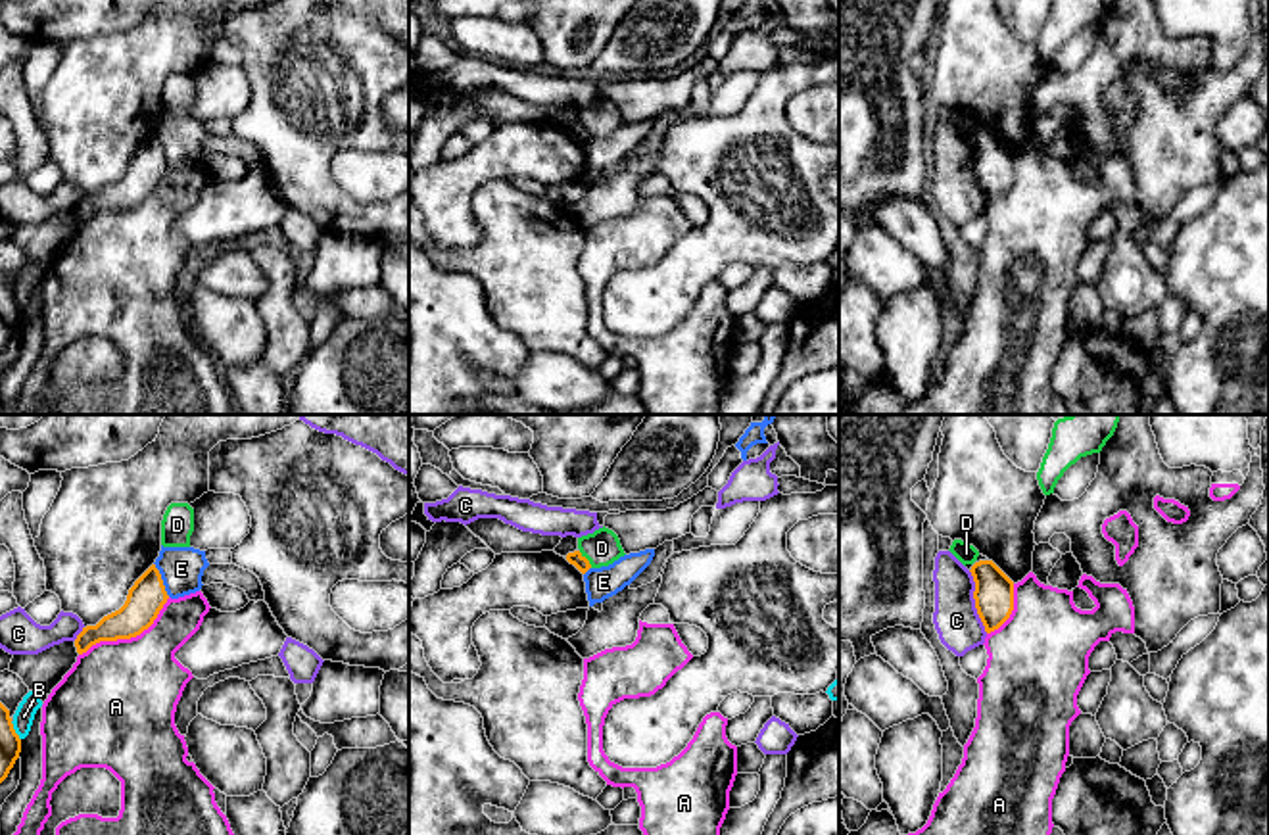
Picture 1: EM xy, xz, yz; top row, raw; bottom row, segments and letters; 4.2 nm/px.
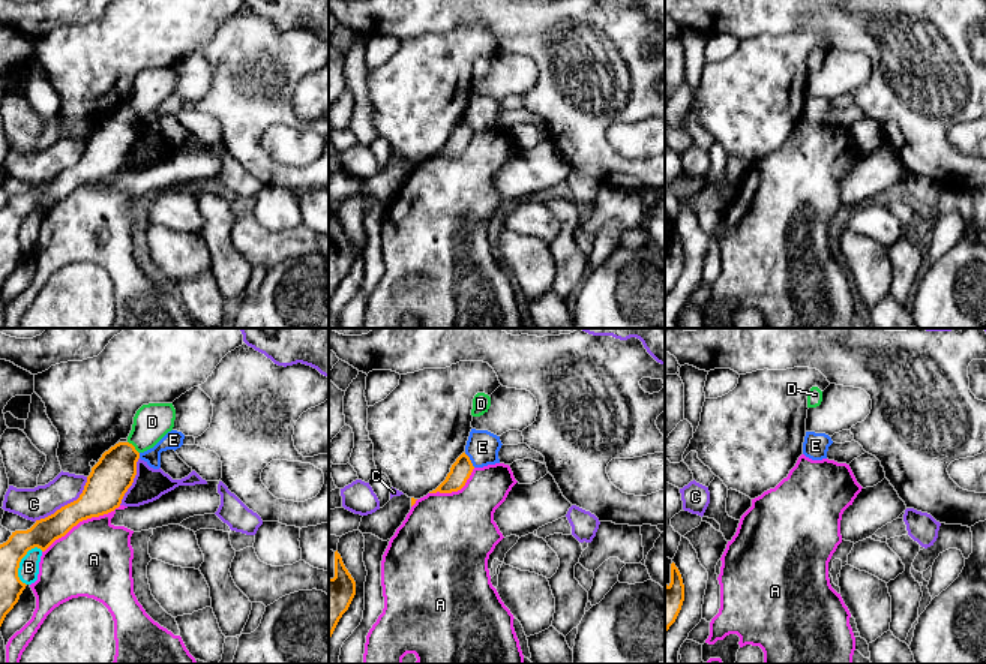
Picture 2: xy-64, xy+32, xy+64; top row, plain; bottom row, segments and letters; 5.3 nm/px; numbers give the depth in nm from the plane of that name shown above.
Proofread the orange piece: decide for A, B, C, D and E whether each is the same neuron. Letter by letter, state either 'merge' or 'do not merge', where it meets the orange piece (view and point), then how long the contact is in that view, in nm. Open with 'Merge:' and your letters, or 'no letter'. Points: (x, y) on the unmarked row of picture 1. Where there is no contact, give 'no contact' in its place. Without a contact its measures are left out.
Merge: no letter
A: do not merge; contact xy (127, 208); length 460 nm
B: do not merge; contact xy (14, 302); length 90 nm
C: do not merge; contact yz (976, 171); length 280 nm
D: do not merge; contact xz (586, 129); length 90 nm
E: do not merge; contact xy (162, 150); length 160 nm

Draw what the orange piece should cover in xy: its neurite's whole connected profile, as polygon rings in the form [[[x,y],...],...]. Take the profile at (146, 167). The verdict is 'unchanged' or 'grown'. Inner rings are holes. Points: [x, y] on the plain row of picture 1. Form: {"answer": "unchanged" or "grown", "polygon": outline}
{"answer": "unchanged", "polygon": [[[152,134],[129,159],[125,175],[104,186],[96,196],[86,196],[75,209],[77,223],[86,223],[100,211],[131,209],[148,200],[167,173],[163,150]]]}

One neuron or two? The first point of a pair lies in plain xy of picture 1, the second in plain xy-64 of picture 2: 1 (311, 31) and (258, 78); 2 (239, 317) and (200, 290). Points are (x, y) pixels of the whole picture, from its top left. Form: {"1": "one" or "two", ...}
{"1": "one", "2": "two"}

